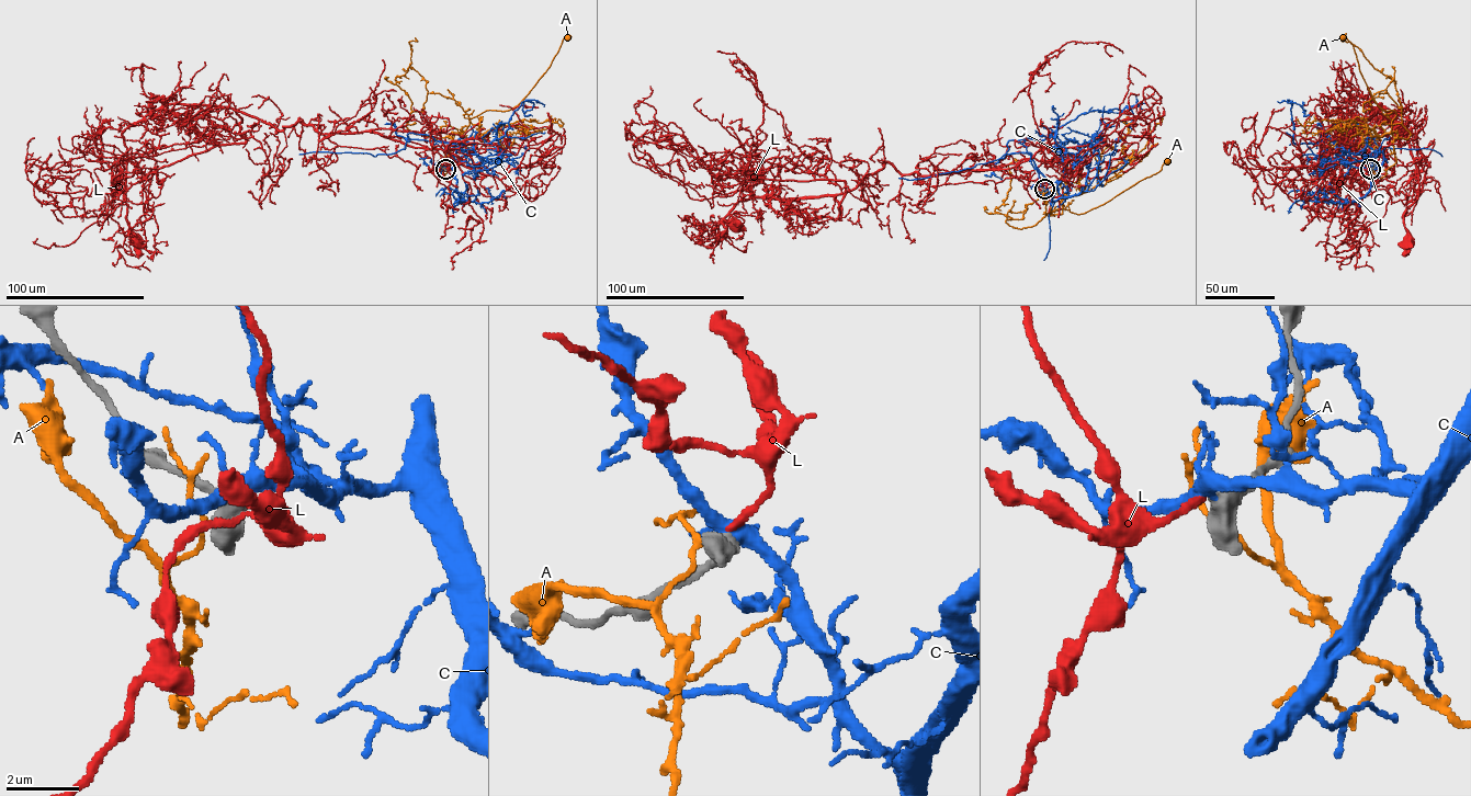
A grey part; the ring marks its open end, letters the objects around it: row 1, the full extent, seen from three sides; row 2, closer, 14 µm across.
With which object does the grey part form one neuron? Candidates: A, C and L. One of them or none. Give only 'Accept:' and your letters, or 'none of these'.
Accept: L

